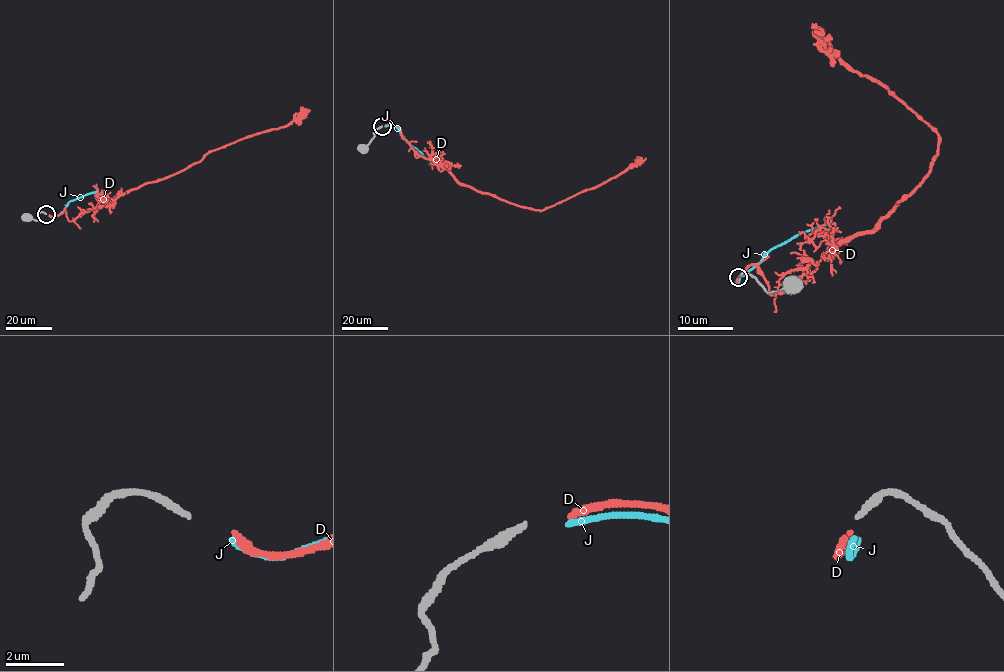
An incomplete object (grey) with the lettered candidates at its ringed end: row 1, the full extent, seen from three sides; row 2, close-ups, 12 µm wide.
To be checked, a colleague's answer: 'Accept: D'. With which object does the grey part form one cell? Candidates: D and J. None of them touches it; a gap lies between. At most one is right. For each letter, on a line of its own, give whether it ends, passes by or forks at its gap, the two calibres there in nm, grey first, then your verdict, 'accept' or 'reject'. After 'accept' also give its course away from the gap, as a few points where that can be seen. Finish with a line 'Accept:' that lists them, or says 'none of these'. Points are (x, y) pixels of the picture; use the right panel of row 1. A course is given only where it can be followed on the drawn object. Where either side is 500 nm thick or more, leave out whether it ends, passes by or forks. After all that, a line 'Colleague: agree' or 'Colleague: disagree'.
D: it ends | 240/240 nm | accept | via (737, 280), (751, 265), (770, 293), (785, 292), (829, 248), (875, 228), (938, 152), (916, 112), (814, 30)
J: it ends | 240/240 nm | reject
Accept: D
Colleague: agree

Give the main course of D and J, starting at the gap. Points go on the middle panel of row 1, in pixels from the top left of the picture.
D: (385, 125), (395, 125), (417, 154), (442, 165), (460, 183), (535, 210), (543, 210), (594, 188), (646, 158)
J: (385, 126), (395, 126), (407, 142), (434, 164)

